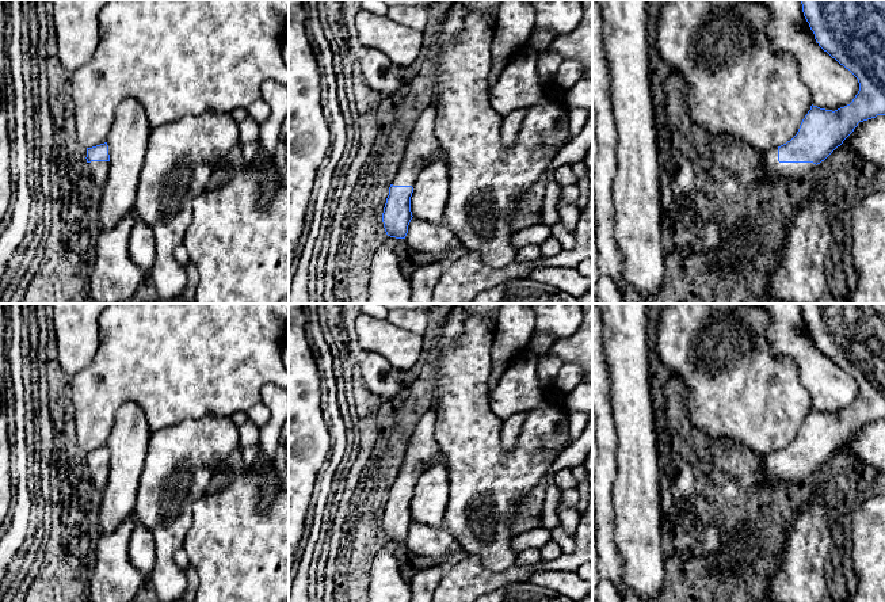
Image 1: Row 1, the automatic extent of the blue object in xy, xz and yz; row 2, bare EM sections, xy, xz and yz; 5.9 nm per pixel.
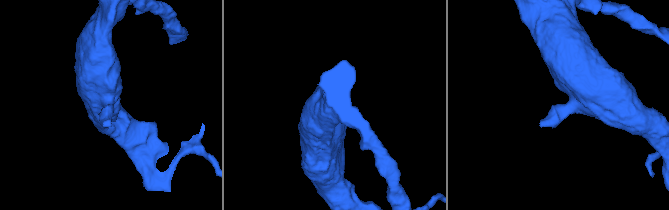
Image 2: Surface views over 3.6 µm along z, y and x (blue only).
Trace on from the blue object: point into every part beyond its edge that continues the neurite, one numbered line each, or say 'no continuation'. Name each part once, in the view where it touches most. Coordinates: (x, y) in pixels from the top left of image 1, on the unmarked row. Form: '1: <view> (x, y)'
1: yz (774, 475)

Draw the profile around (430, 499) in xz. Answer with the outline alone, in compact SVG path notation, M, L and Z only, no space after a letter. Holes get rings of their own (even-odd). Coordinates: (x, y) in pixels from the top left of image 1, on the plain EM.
M432 466L419 476L411 500L413 521L432 529L443 529L449 503L449 473L446 466Z

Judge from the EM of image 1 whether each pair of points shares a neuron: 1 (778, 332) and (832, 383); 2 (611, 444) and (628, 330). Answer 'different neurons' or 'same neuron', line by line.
1: same neuron
2: different neurons

